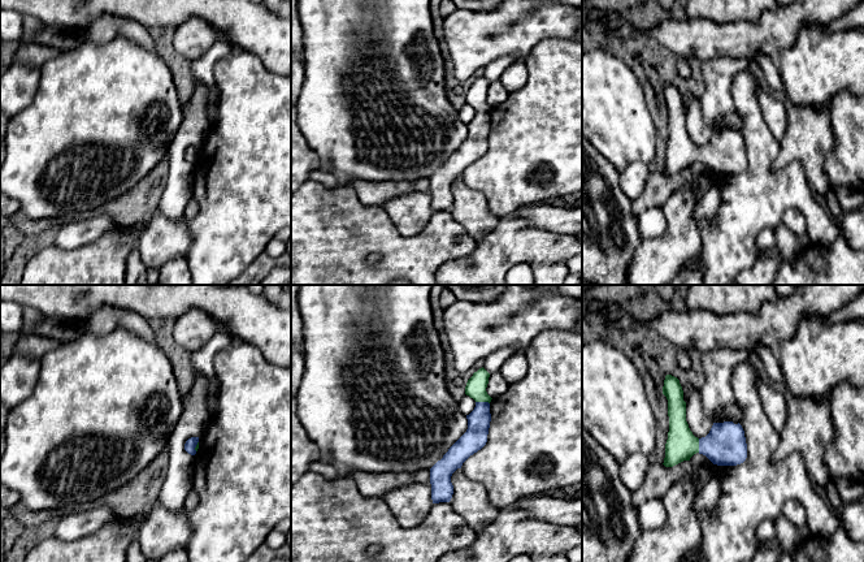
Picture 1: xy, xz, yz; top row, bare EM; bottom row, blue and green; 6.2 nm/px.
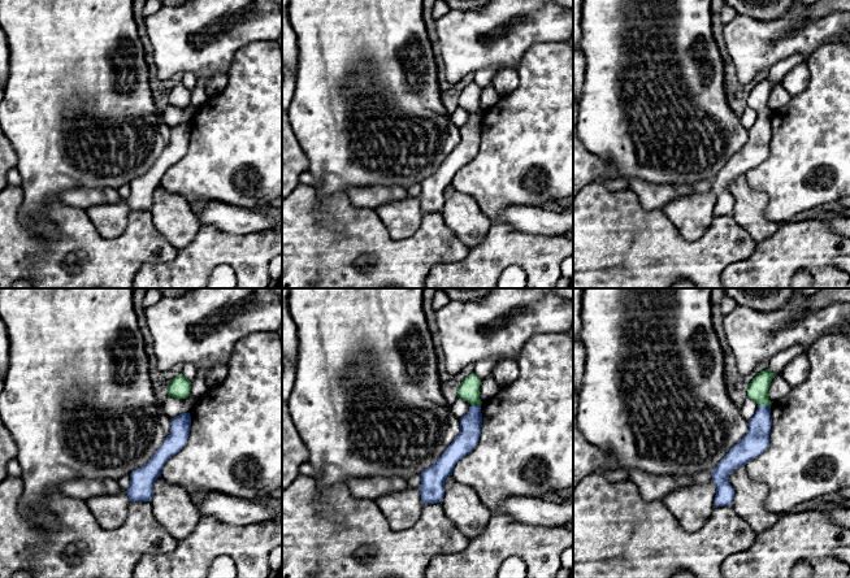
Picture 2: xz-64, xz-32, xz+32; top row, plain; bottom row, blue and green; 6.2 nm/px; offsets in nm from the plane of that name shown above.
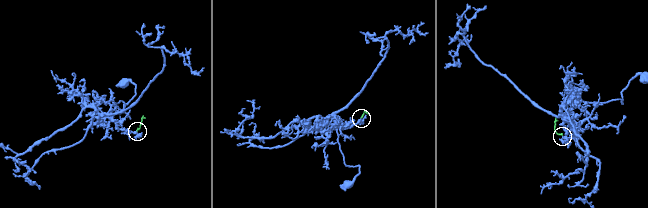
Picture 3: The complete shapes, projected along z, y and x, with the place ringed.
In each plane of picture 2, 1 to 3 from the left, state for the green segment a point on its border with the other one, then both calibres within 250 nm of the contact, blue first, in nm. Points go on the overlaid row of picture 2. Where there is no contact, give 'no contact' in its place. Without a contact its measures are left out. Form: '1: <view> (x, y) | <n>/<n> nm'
1: no contact
2: xz-32 (476, 405) | 140/130 nm
3: xz+32 (764, 405) | 160/130 nm

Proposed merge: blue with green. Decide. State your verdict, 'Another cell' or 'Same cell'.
Same cell

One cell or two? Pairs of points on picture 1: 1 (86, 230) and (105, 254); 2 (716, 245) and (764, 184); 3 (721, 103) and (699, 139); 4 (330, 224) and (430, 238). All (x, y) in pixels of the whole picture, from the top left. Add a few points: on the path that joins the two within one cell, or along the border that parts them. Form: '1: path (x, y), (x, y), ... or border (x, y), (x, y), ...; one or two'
1: border (117, 227), (100, 234), (91, 242), (65, 250); two
2: path (732, 229), (755, 199); one
3: border (699, 100), (702, 117), (713, 130); two
4: path (355, 245), (406, 245); one

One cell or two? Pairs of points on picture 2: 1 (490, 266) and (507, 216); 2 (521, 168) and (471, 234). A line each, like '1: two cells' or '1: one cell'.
1: two cells
2: two cells

